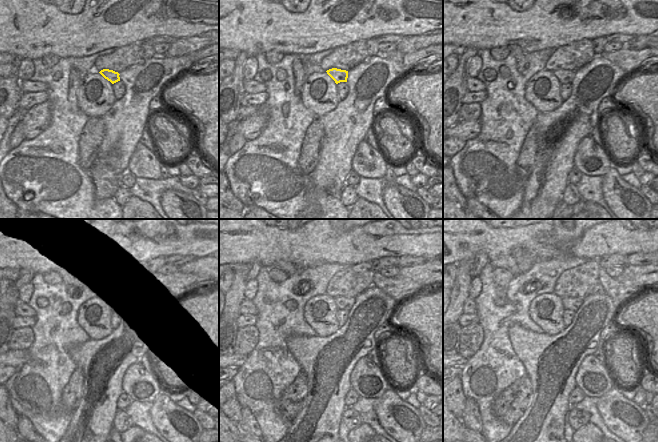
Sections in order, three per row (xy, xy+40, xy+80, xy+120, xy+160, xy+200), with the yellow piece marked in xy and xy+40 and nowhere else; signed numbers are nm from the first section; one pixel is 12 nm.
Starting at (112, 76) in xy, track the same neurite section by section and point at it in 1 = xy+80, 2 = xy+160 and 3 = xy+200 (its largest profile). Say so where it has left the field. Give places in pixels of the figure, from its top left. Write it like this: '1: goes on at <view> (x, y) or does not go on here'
1: goes on at xy+80 (564, 76)
2: goes on at xy+160 (347, 303)
3: goes on at xy+200 (571, 303)

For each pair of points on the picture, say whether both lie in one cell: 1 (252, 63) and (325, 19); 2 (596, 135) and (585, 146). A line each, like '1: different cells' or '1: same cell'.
1: different cells
2: different cells

